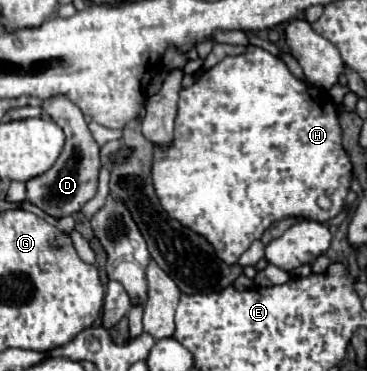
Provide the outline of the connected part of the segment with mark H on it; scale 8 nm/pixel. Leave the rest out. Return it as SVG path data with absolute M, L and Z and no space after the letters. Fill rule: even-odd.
M247 47L247 53L243 55L235 55L235 57L225 57L221 63L217 63L213 69L205 71L189 89L181 91L179 97L179 113L177 113L177 123L175 123L175 139L173 145L167 151L161 151L159 147L155 147L155 159L153 159L153 185L157 191L157 197L161 201L161 205L165 207L165 211L177 219L179 223L185 223L185 227L197 231L199 235L205 235L205 239L209 239L209 243L213 243L217 257L223 259L225 263L233 265L239 261L241 253L249 249L249 245L259 239L265 229L285 217L305 217L305 219L313 219L319 223L325 223L333 217L339 215L339 211L343 209L343 201L345 195L349 193L349 185L351 185L351 161L347 151L341 145L341 127L339 127L339 119L337 119L337 111L335 105L329 101L327 91L315 89L313 85L299 81L291 75L291 71L287 69L287 65L267 53L261 47ZM325 195L331 201L329 209L321 209L317 205L317 199Z

